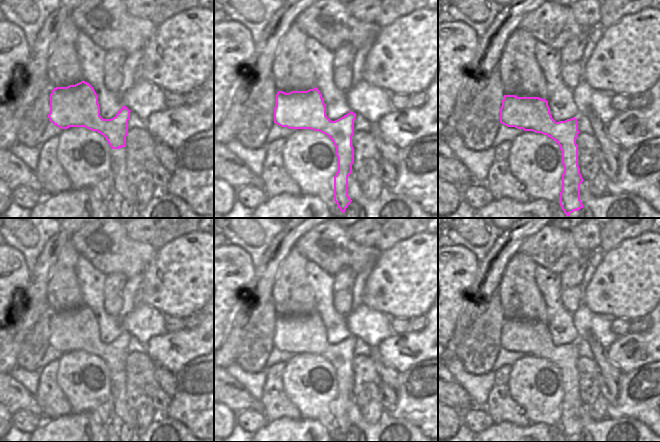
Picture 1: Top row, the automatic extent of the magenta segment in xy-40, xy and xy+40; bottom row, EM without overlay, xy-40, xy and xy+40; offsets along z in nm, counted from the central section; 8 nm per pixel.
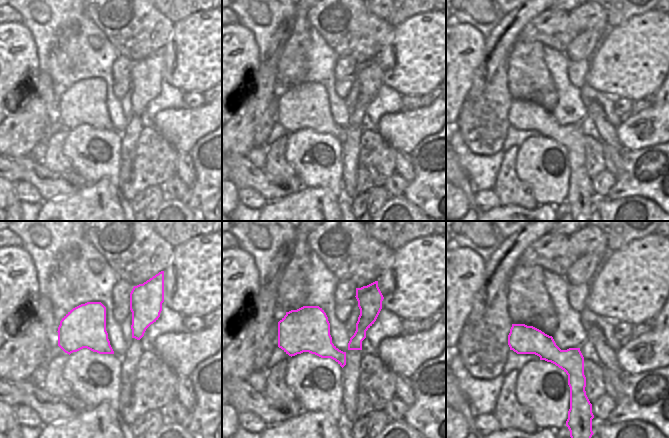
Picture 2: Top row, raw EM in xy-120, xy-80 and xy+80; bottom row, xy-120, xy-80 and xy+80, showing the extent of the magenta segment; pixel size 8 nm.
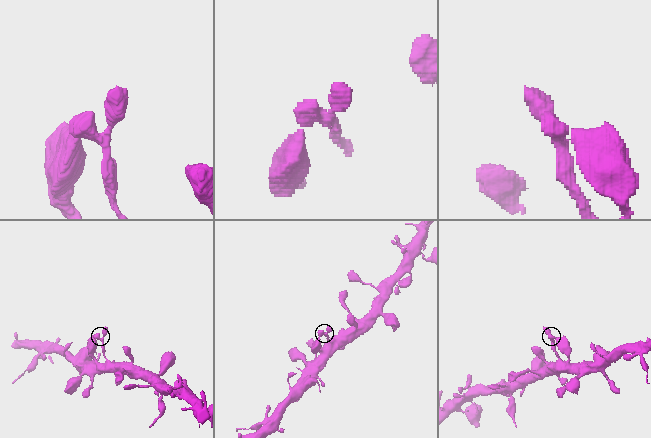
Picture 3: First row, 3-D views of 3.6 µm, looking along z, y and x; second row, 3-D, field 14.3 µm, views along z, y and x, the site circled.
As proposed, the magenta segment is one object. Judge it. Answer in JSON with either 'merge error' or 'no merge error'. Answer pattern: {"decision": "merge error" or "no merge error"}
{"decision": "no merge error"}

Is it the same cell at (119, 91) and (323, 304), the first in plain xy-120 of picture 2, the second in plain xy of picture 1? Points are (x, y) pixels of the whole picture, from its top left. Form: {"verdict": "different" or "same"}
{"verdict": "different"}

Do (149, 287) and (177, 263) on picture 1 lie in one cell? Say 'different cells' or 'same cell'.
same cell

